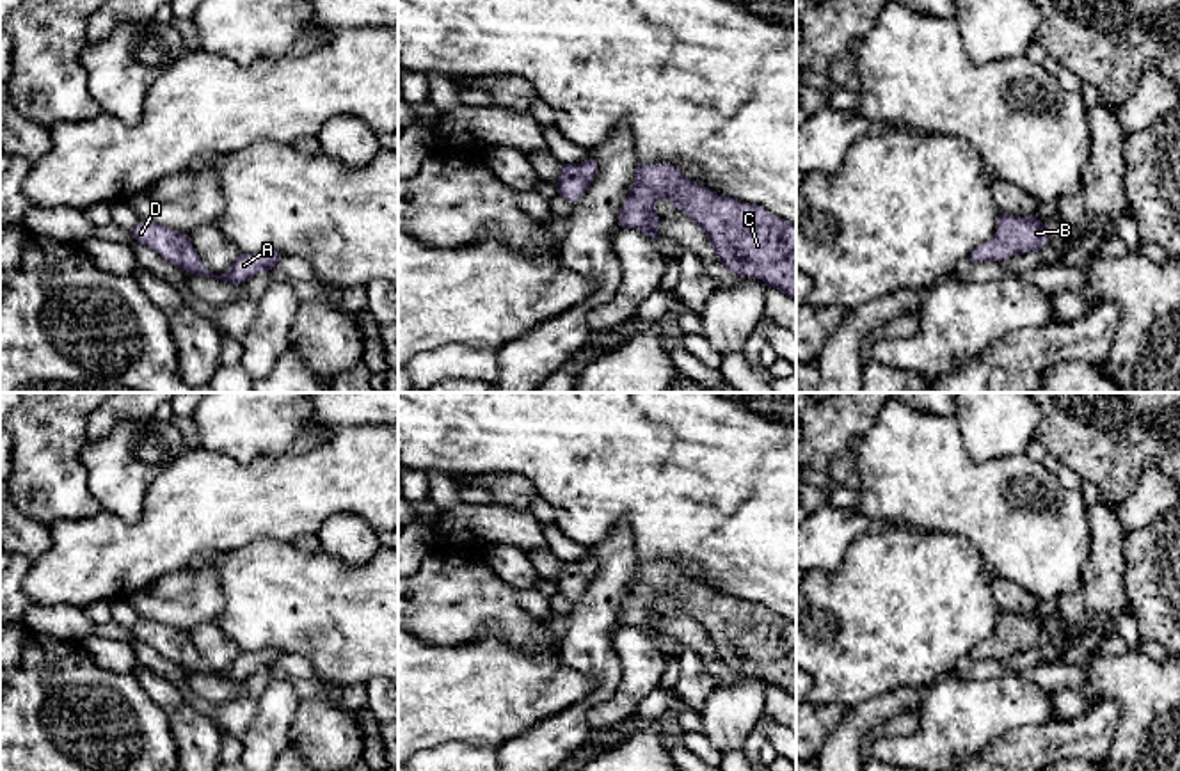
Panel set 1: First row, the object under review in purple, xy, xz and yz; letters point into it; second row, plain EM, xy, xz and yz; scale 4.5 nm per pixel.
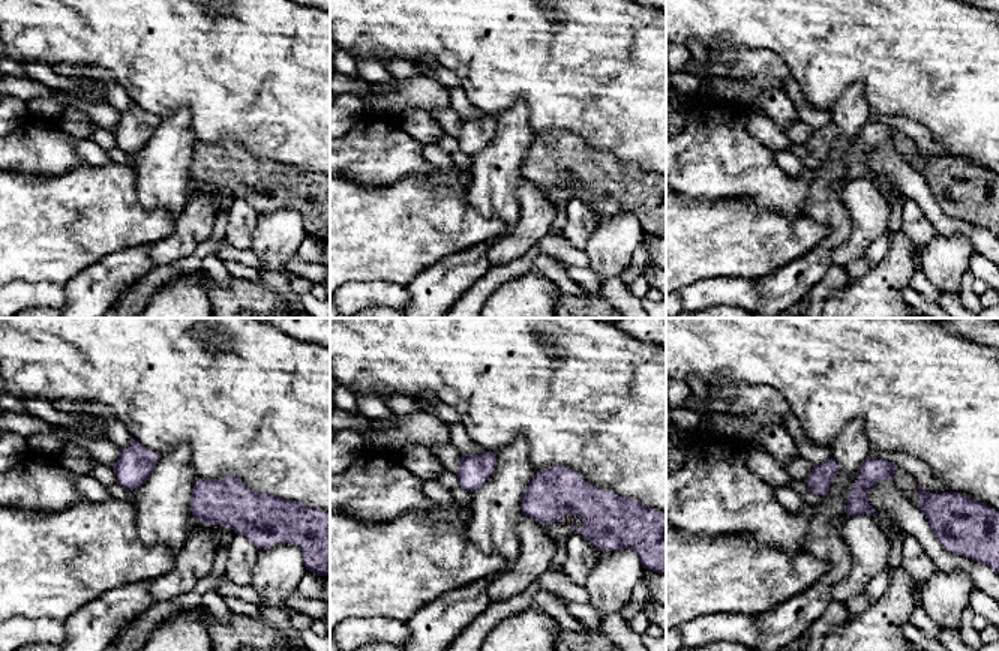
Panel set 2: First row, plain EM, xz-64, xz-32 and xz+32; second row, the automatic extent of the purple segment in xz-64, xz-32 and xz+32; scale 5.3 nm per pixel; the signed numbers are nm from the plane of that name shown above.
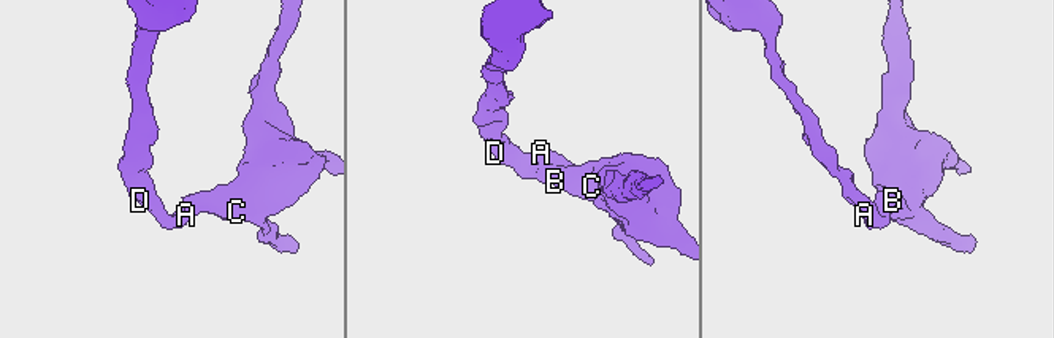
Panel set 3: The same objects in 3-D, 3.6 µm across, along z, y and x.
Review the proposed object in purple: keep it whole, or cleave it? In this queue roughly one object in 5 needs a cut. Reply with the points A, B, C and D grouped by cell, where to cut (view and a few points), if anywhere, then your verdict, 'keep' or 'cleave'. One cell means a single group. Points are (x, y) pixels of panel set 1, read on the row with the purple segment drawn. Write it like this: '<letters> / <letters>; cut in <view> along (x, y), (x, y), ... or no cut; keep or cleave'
A B C D; no cut; keep

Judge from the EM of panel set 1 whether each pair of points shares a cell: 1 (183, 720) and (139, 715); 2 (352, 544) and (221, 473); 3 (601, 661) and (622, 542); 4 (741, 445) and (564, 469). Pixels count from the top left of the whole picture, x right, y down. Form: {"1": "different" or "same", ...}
{"1": "different", "2": "different", "3": "same", "4": "same"}

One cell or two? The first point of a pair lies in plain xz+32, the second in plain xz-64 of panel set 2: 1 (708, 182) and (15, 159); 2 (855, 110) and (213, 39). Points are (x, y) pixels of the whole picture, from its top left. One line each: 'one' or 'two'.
1: one
2: two

